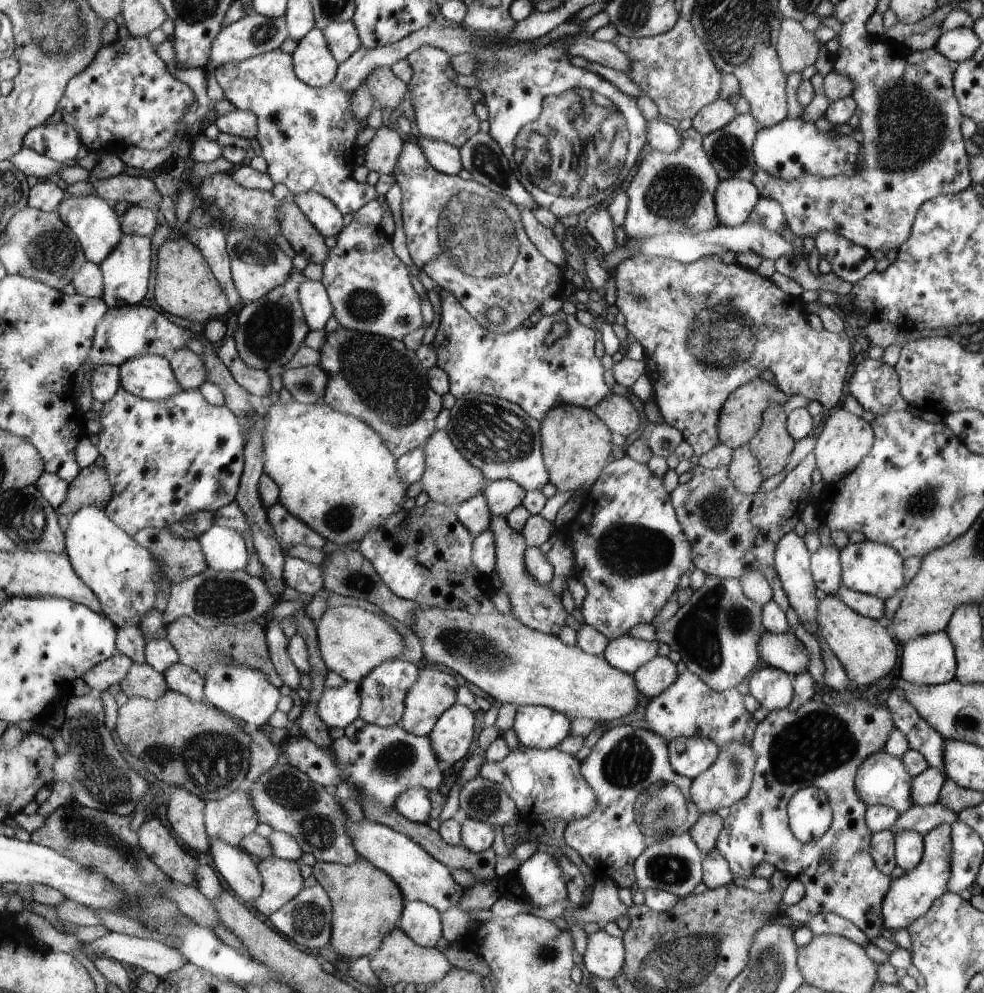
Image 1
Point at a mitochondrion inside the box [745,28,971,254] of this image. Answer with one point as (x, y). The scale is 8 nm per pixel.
(911, 128)

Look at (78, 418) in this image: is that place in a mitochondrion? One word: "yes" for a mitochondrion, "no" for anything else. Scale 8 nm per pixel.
no

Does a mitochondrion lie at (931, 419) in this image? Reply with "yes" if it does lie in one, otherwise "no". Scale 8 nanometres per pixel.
no

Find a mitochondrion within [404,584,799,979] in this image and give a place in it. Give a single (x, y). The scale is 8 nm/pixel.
(627, 767)

